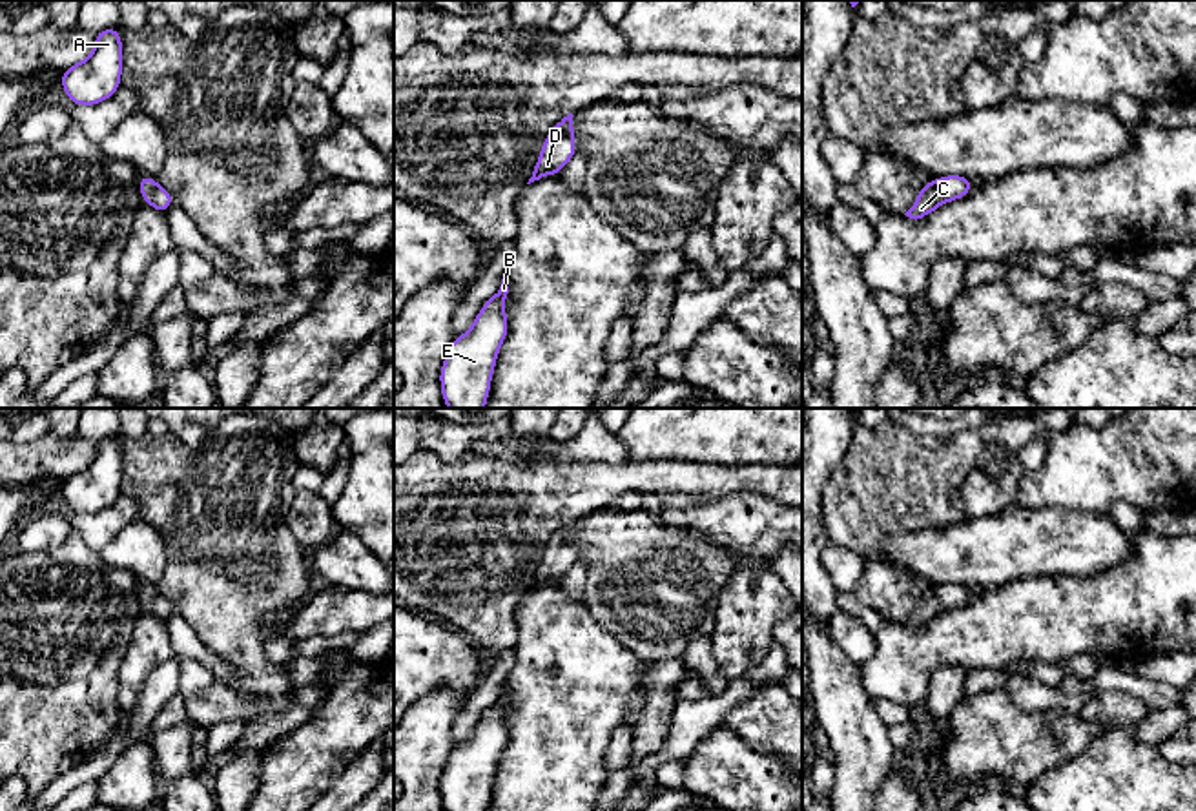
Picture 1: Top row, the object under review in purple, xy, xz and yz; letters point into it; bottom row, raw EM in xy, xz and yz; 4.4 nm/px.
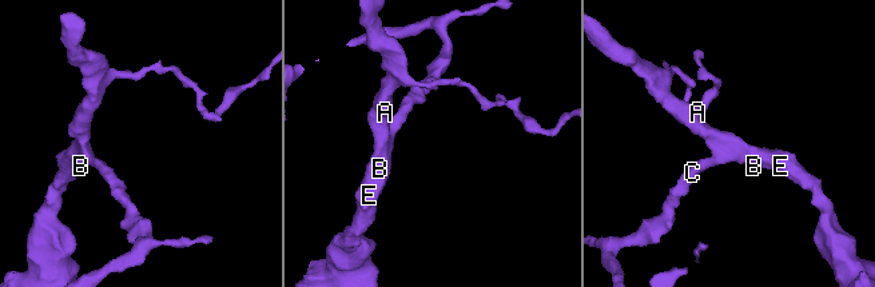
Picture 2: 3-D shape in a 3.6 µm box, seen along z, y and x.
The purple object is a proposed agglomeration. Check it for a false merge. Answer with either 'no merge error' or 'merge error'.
no merge error

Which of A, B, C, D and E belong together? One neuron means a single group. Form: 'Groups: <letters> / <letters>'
Groups: A B C D E

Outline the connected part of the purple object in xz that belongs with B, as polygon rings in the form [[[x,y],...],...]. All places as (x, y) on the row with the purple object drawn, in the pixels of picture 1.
[[[505,275],[500,290],[483,303],[472,326],[454,337],[439,370],[441,395],[447,408],[485,408],[498,352],[509,334]]]

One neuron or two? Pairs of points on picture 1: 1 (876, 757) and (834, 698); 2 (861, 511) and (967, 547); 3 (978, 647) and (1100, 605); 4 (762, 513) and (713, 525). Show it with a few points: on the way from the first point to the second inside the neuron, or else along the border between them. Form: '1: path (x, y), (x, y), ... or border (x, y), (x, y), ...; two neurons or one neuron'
1: path (861, 742), (845, 713); one neuron
2: border (959, 522), (901, 531), (886, 538), (879, 549); two neurons
3: path (1009, 624), (1069, 615); one neuron
4: path (750, 522), (726, 522); one neuron

